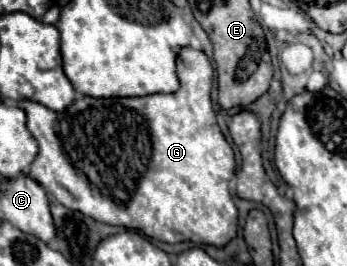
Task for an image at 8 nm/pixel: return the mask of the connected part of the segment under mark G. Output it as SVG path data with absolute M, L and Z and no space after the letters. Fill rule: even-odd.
M183 47L177 55L177 77L179 89L175 93L119 99L77 97L63 113L45 109L35 101L21 101L19 105L27 113L29 131L39 145L29 175L65 207L77 209L95 221L137 229L157 241L195 241L223 247L237 233L237 207L229 193L235 157L213 113L211 61L203 51Z

